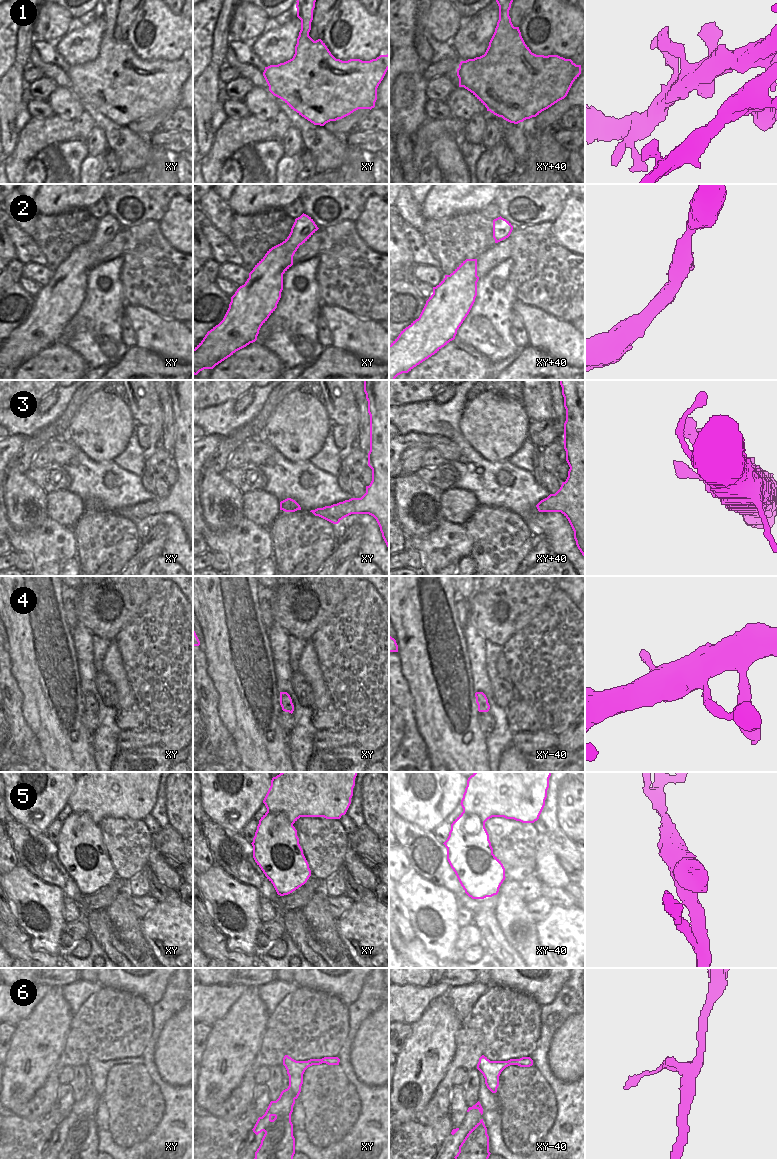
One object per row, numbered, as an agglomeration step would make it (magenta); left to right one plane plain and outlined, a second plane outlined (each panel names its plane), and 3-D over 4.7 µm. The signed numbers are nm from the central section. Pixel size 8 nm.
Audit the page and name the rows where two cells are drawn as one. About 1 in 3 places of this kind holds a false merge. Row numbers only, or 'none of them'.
6

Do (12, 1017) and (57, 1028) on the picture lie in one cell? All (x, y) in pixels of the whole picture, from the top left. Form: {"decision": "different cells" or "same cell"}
{"decision": "different cells"}

